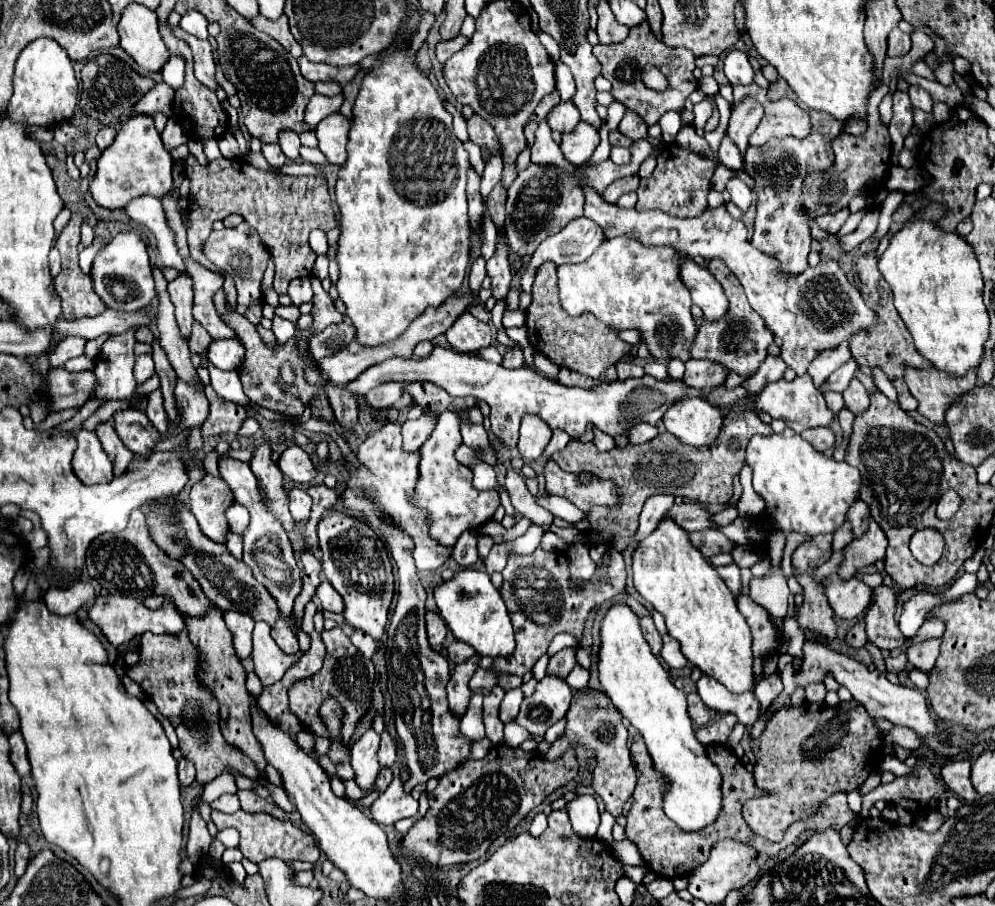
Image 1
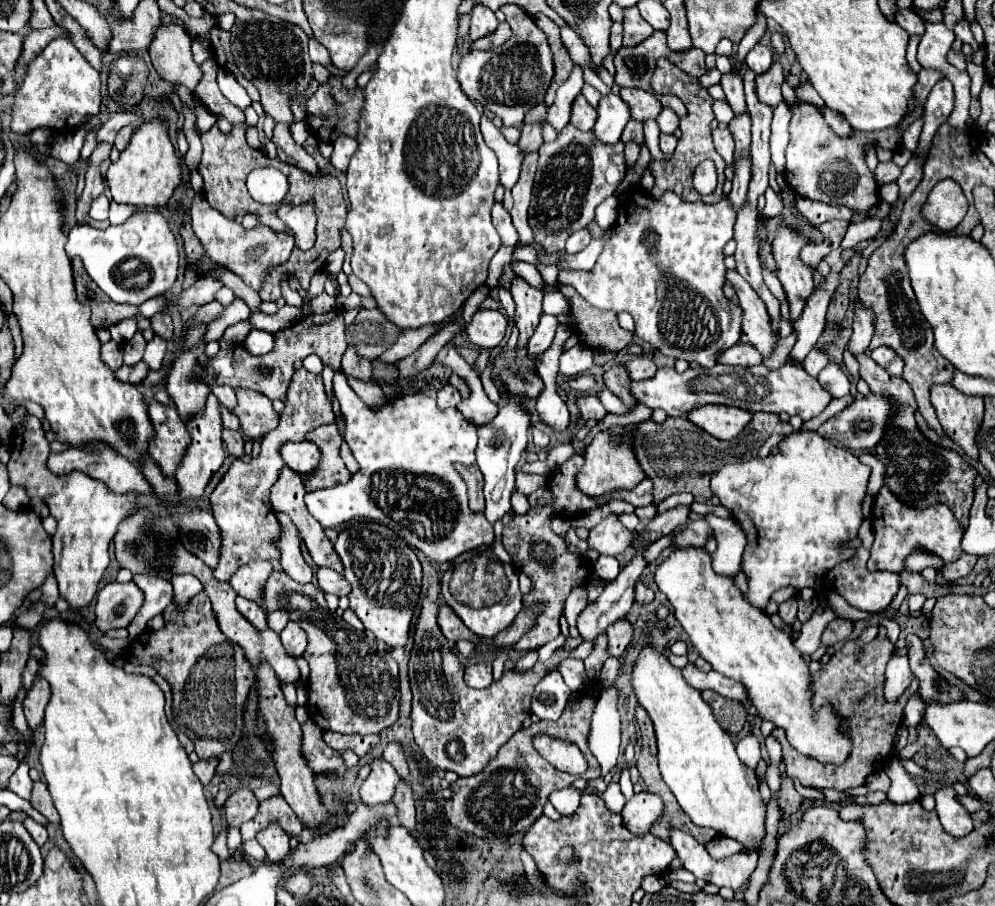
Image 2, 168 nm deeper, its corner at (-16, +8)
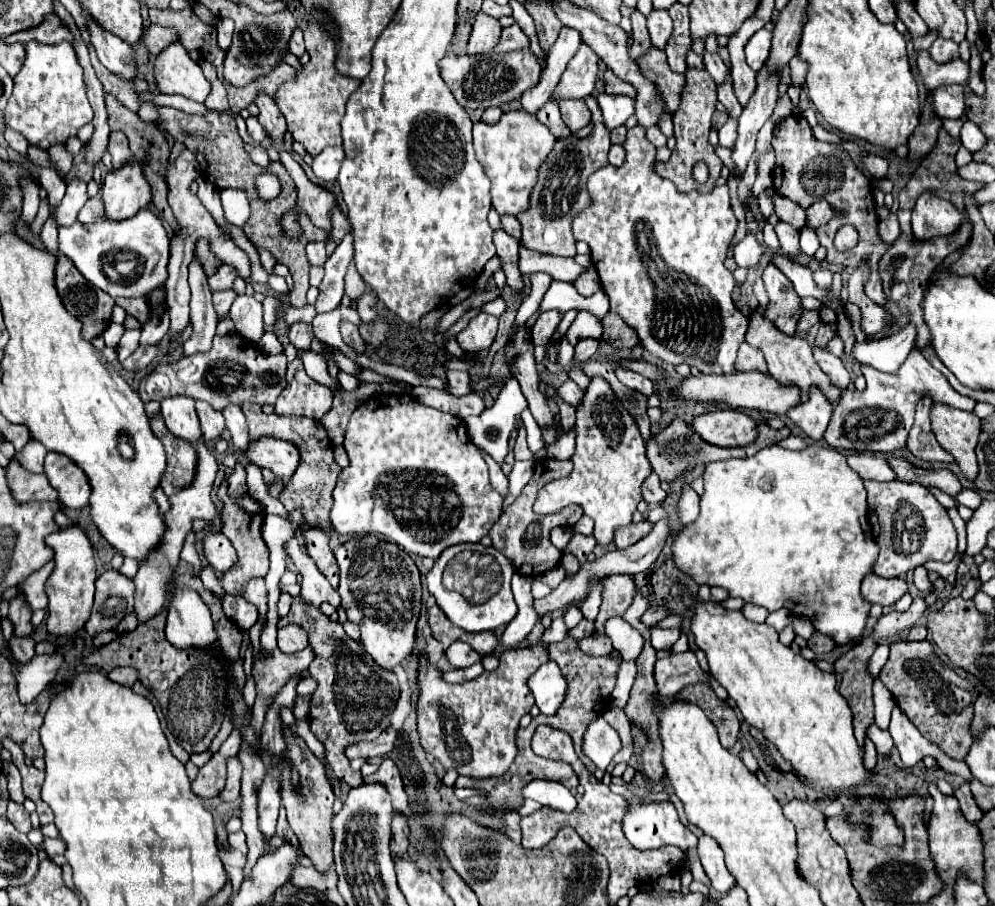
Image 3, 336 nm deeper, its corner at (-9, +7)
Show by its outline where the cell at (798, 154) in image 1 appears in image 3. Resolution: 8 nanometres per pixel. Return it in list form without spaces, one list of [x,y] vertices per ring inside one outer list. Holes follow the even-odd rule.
[[[769,263],[763,271],[763,283],[769,295],[769,303],[763,311],[763,317],[773,323],[783,335],[793,337],[797,331],[797,321],[801,315],[801,299],[795,293],[791,281]]]

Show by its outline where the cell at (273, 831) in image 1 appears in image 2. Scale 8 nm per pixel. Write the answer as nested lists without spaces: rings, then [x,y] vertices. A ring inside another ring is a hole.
[[[242,788],[226,800],[224,812],[228,826],[240,826],[258,814],[258,800],[252,794],[252,790]]]

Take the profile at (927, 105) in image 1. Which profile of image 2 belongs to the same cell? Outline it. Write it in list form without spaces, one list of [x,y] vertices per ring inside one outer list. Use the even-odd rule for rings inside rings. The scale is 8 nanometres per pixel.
[[[942,78],[930,92],[926,104],[924,104],[924,130],[918,142],[918,148],[914,150],[914,158],[926,158],[928,154],[928,146],[932,142],[934,132],[938,130],[940,124],[946,122],[946,118],[950,116],[954,108],[954,90],[952,84]]]

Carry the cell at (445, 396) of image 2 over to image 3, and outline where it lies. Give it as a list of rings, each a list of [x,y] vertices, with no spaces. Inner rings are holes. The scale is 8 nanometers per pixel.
[[[447,371],[447,391],[455,397],[461,397],[471,391],[471,375],[467,371]]]

